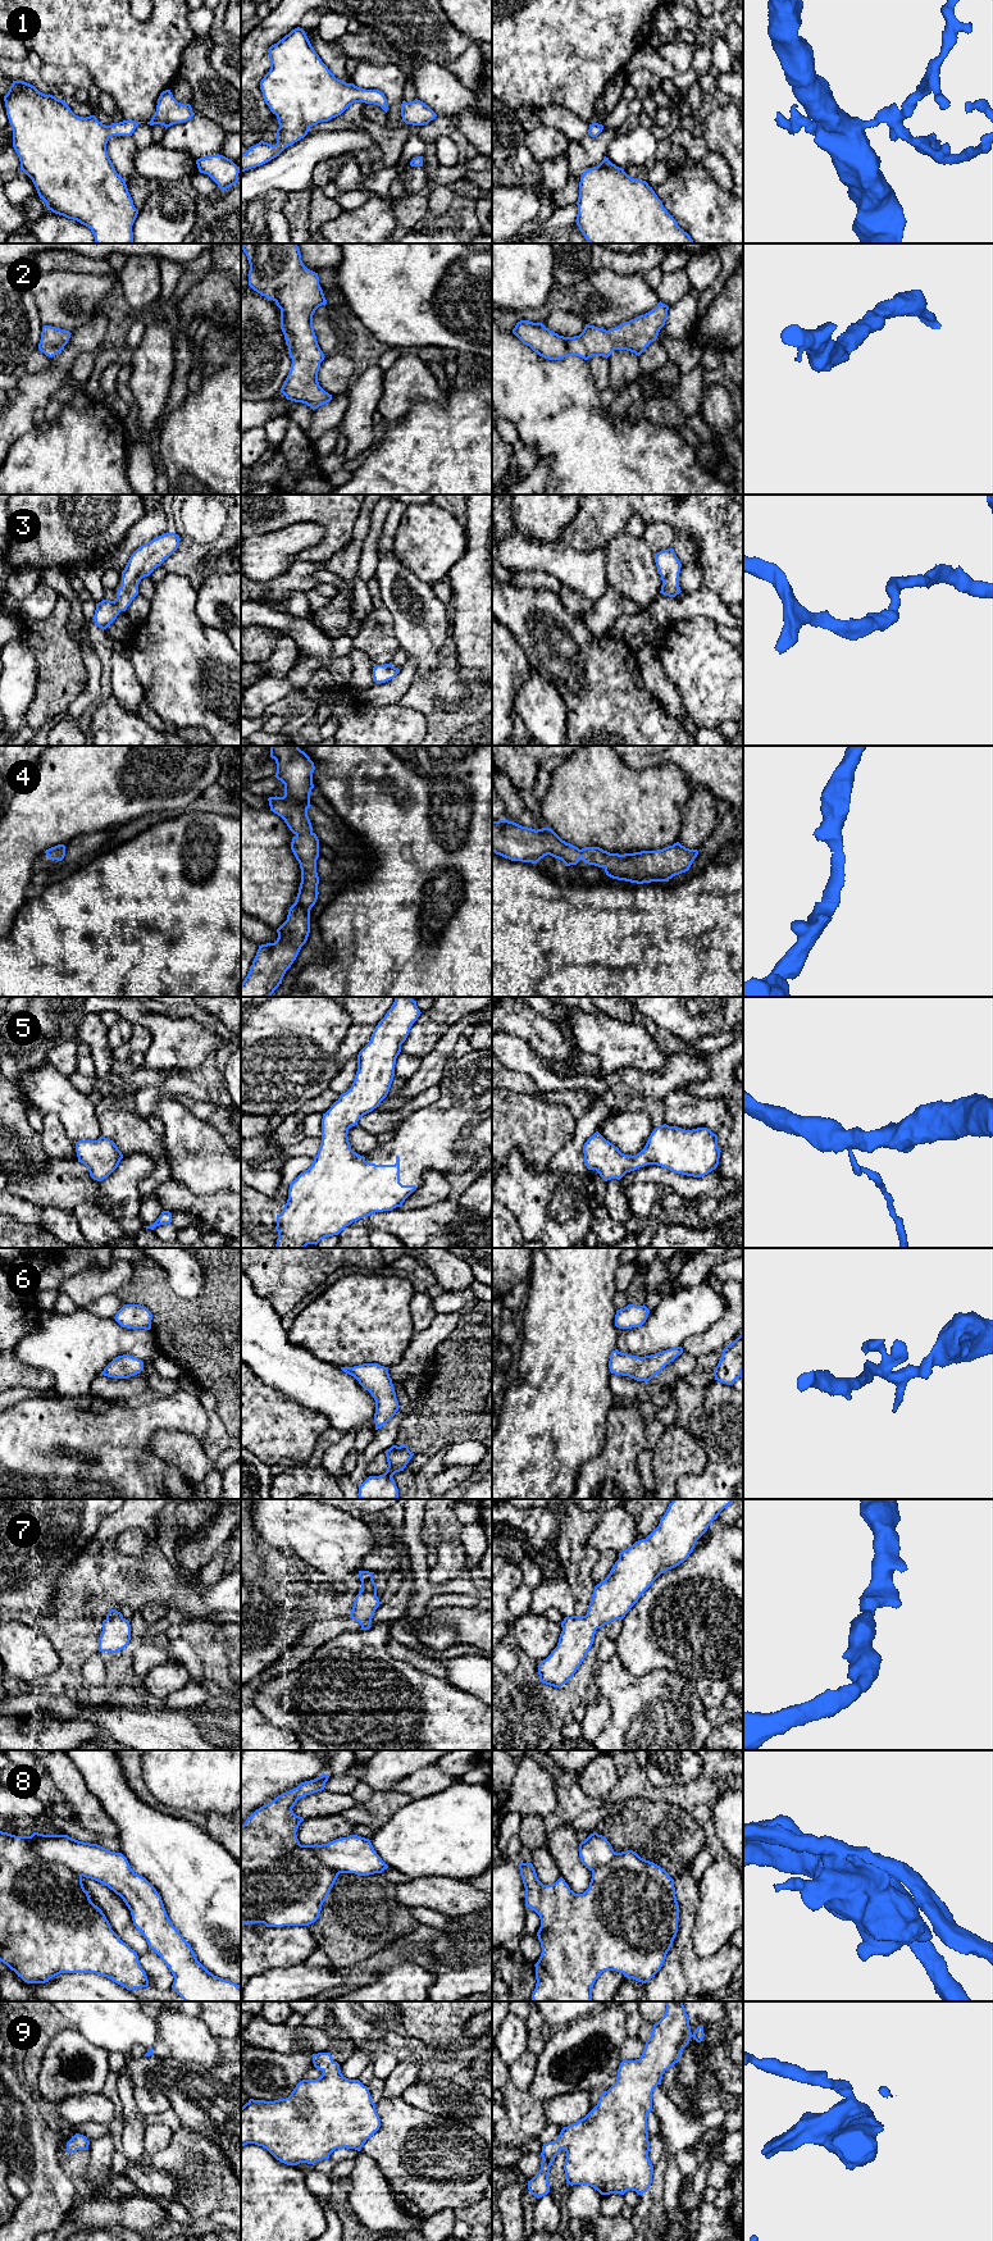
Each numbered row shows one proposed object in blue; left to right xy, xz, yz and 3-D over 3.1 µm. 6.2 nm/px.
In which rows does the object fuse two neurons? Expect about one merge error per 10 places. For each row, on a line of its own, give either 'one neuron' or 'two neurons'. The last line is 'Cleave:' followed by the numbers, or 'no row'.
1: one neuron
2: one neuron
3: one neuron
4: one neuron
5: one neuron
6: one neuron
7: one neuron
8: two neurons
9: one neuron
Cleave: 8

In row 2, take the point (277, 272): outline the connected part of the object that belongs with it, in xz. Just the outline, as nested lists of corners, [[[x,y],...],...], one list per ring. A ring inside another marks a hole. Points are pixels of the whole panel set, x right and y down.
[[[243,243],[242,250],[250,264],[249,286],[261,296],[273,300],[281,309],[281,329],[292,359],[281,392],[287,400],[306,404],[315,410],[332,400],[332,395],[318,382],[320,363],[325,356],[316,341],[313,315],[319,306],[327,304],[318,273],[304,265],[297,243]]]

